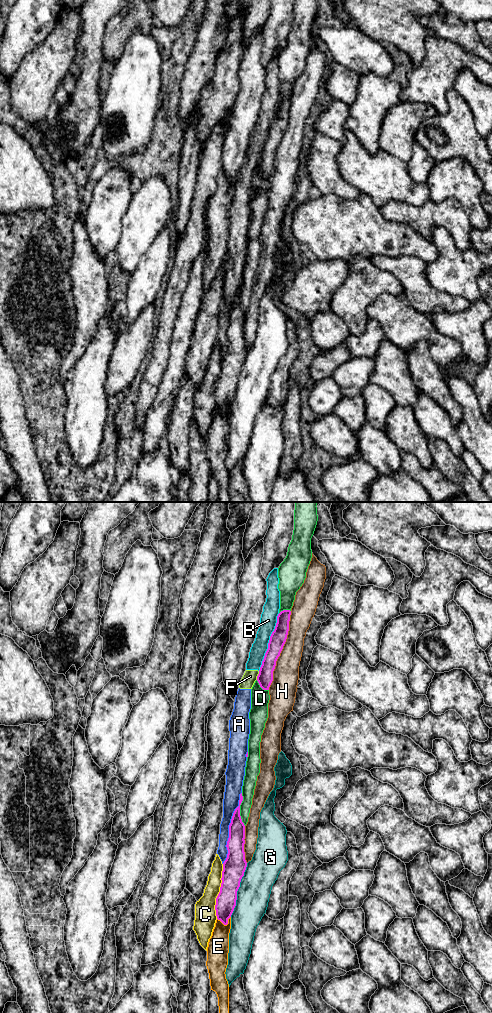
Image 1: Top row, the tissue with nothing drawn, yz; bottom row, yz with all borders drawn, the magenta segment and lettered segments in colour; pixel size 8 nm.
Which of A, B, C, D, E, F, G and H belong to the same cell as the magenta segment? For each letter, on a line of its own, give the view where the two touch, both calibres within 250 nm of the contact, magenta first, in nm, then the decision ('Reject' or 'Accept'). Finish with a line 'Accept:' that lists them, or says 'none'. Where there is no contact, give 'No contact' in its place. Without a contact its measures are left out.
A: Touches magenta in yz. Thickness 140 nm (magenta) against 130 nm. Reject
B: Touches magenta in yz. Thickness 130 nm (magenta) against 140 nm. Reject
C: Touches magenta in yz. Thickness 180 nm (magenta) against 180 nm. Reject
D: Touches magenta in yz. Thickness 130 nm (magenta) against 110 nm. Reject
E: Touches magenta in yz. Thickness 160 nm (magenta) against 180 nm. Reject
F: Touches magenta in yz. Thickness 130 nm (magenta) against 110 nm. Reject
G: Touches magenta in yz. Thickness 180 nm (magenta) against 260 nm. Reject
H: Touches magenta in yz. Thickness 130 nm (magenta) against 200 nm. Reject
Accept: none

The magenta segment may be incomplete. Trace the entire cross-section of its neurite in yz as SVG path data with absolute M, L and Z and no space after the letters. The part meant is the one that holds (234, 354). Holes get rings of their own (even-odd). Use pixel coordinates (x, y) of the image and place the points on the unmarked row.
M240 282L239 294L235 297L229 313L229 326L227 329L227 346L223 351L222 371L216 386L216 404L224 413L228 412L236 394L237 379L247 355L245 348L245 313L240 304L240 293L243 289Z

